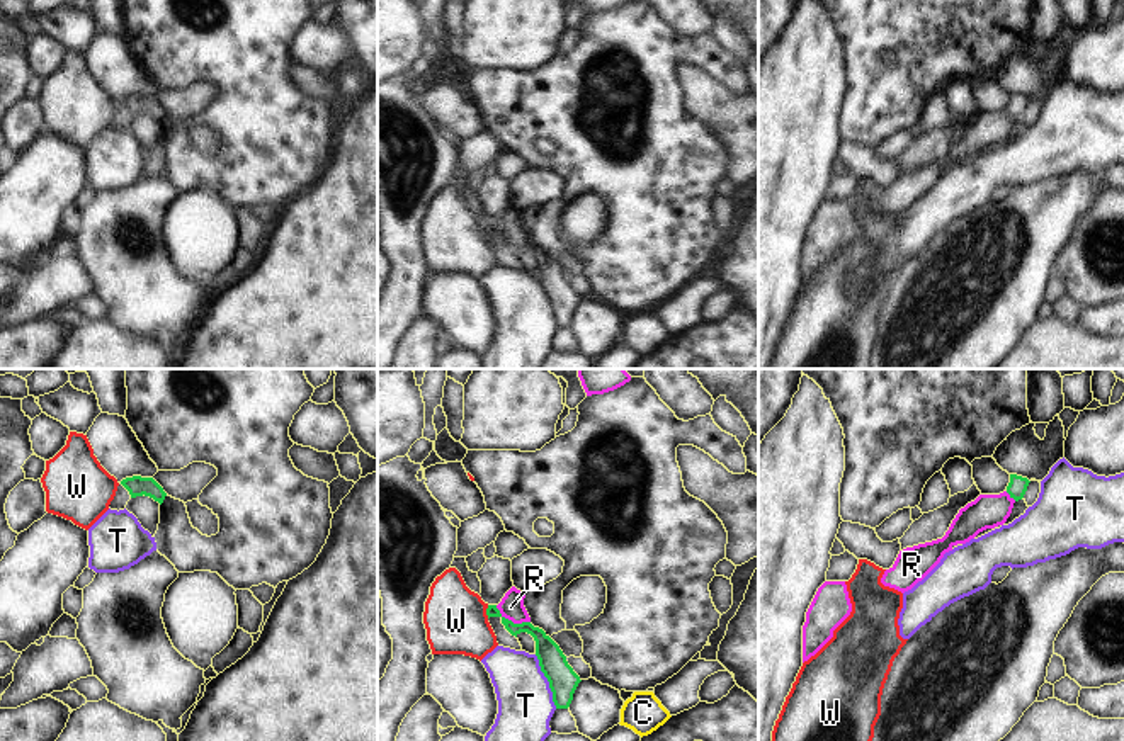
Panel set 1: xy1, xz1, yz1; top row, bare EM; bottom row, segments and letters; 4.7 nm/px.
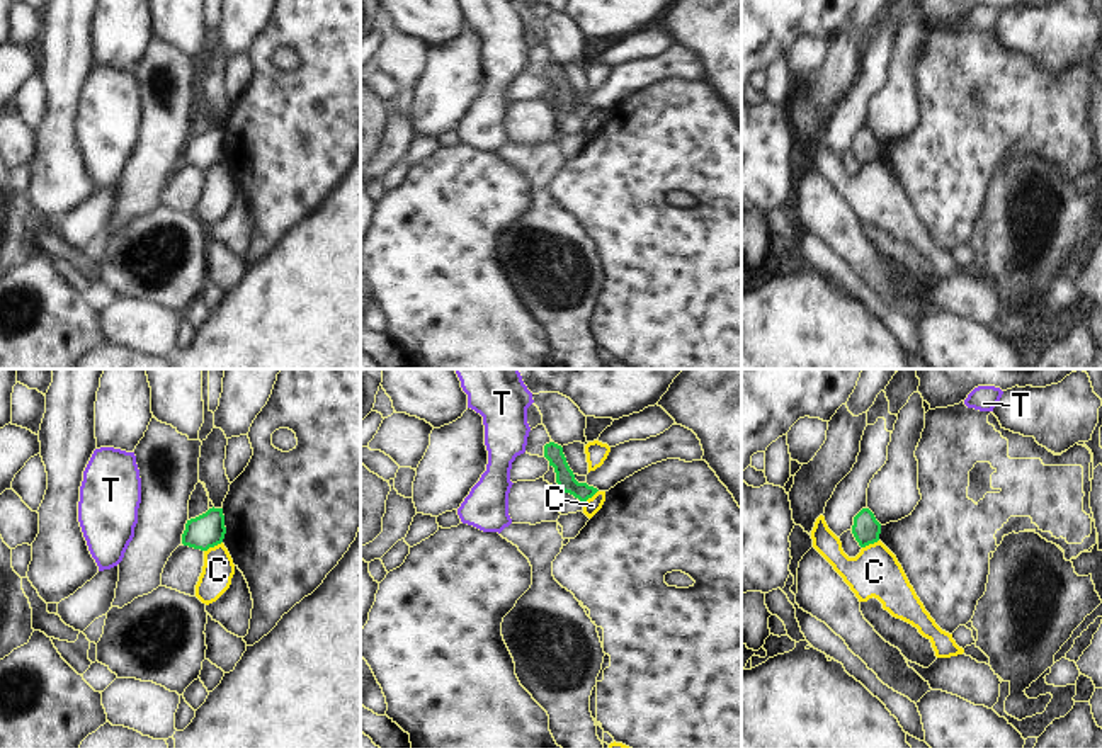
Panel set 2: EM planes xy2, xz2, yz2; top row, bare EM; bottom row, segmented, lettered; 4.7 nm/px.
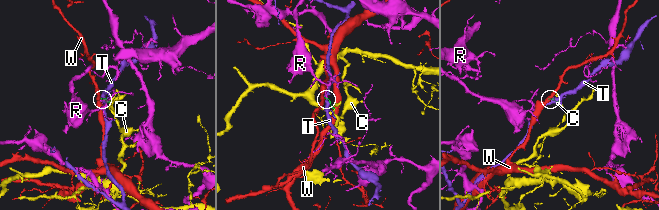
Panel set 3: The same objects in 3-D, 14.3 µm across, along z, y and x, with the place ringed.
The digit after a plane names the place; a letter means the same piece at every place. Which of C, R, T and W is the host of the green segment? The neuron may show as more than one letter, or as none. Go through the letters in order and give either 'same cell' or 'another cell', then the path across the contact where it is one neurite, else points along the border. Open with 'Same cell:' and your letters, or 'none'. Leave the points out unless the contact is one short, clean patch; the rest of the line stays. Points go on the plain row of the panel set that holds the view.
Same cell: R
C: another cell; border along xy2 (221, 160), (204, 170)
R: same cell; runs through xz1 (550, 276), (531, 248), (510, 240), (510, 226)
T: another cell; border along xz1 (534, 274), (556, 327)
W: another cell; border along xz1 (488, 225), (487, 237)

